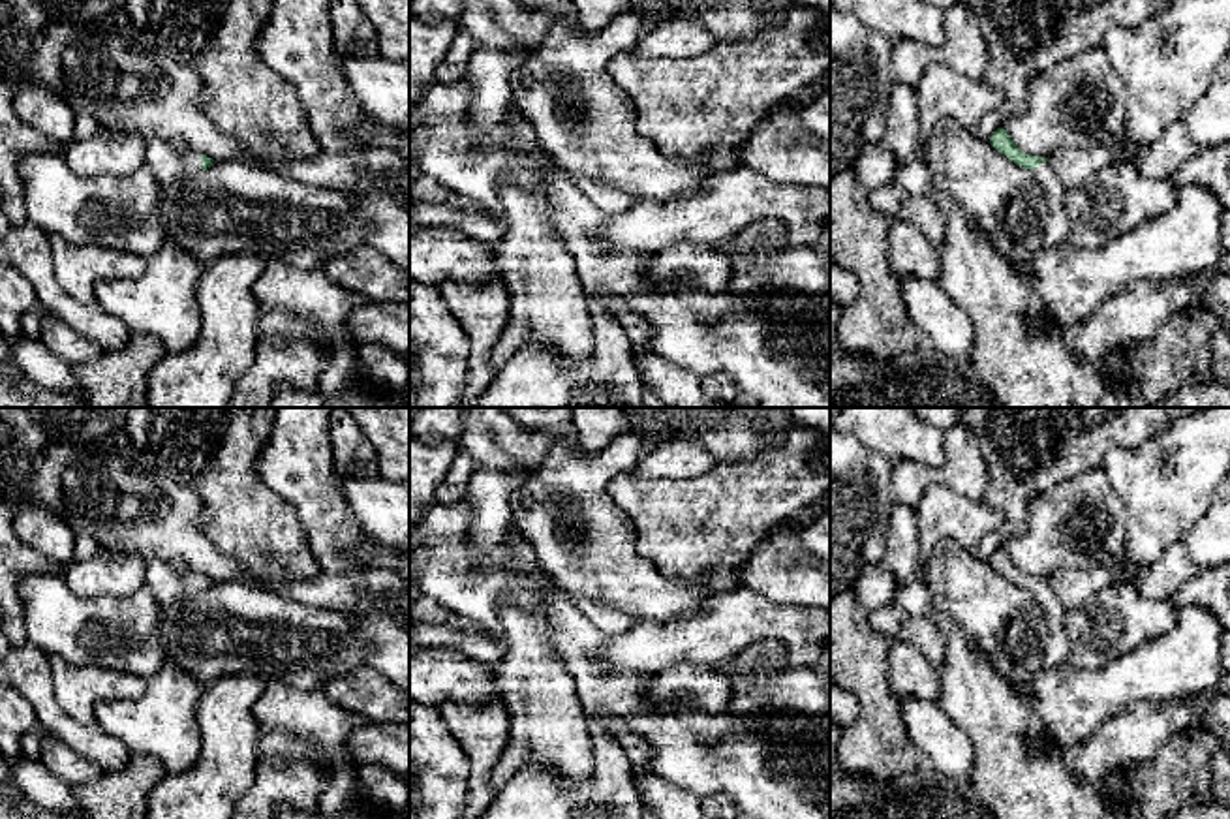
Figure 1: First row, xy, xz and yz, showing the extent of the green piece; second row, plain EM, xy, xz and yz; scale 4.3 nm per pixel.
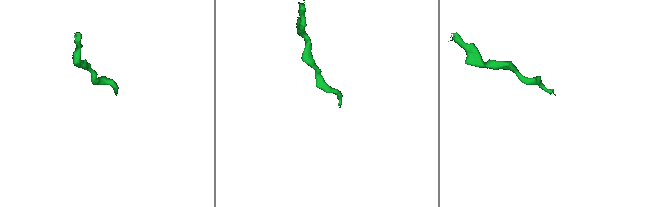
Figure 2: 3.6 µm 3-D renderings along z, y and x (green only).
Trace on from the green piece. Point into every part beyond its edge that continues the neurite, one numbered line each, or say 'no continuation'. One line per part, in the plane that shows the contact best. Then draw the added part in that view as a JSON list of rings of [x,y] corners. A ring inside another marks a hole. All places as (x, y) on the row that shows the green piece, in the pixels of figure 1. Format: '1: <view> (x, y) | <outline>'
1: yz (1058, 228) | [[[1040,162],[1038,167],[1031,169],[1038,184],[1042,186],[1048,199],[1048,222],[1044,231],[1044,246],[1053,250],[1069,244],[1070,224],[1065,212],[1065,193],[1067,190],[1055,178],[1048,162]]]

